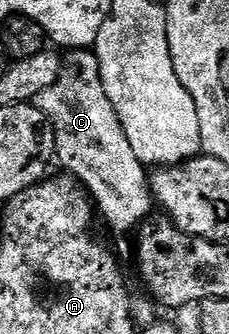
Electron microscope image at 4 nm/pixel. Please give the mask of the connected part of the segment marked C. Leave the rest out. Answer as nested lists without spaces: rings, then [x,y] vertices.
[[[77,48],[60,61],[60,77],[54,86],[46,86],[34,101],[46,114],[56,135],[55,159],[65,173],[76,177],[88,189],[95,207],[116,228],[143,225],[154,209],[150,176],[146,166],[130,150],[130,138],[122,130],[122,122],[106,98],[95,51]]]

